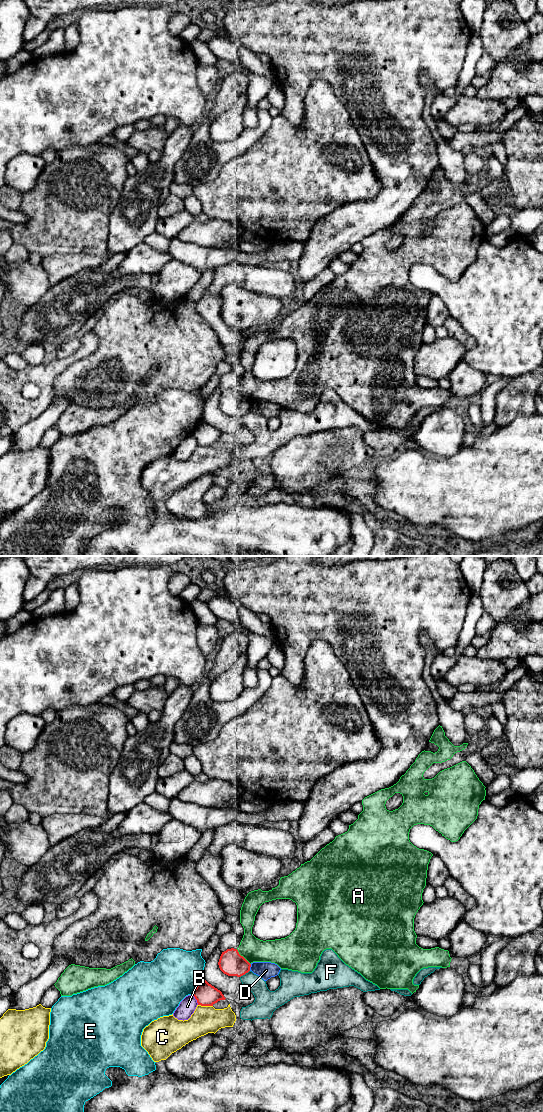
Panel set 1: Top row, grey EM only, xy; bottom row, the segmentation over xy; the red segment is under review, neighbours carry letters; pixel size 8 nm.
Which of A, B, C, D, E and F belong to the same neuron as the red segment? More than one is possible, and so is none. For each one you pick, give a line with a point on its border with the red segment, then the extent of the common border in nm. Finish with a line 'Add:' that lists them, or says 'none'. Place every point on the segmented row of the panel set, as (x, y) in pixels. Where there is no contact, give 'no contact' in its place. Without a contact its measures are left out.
Add: none

